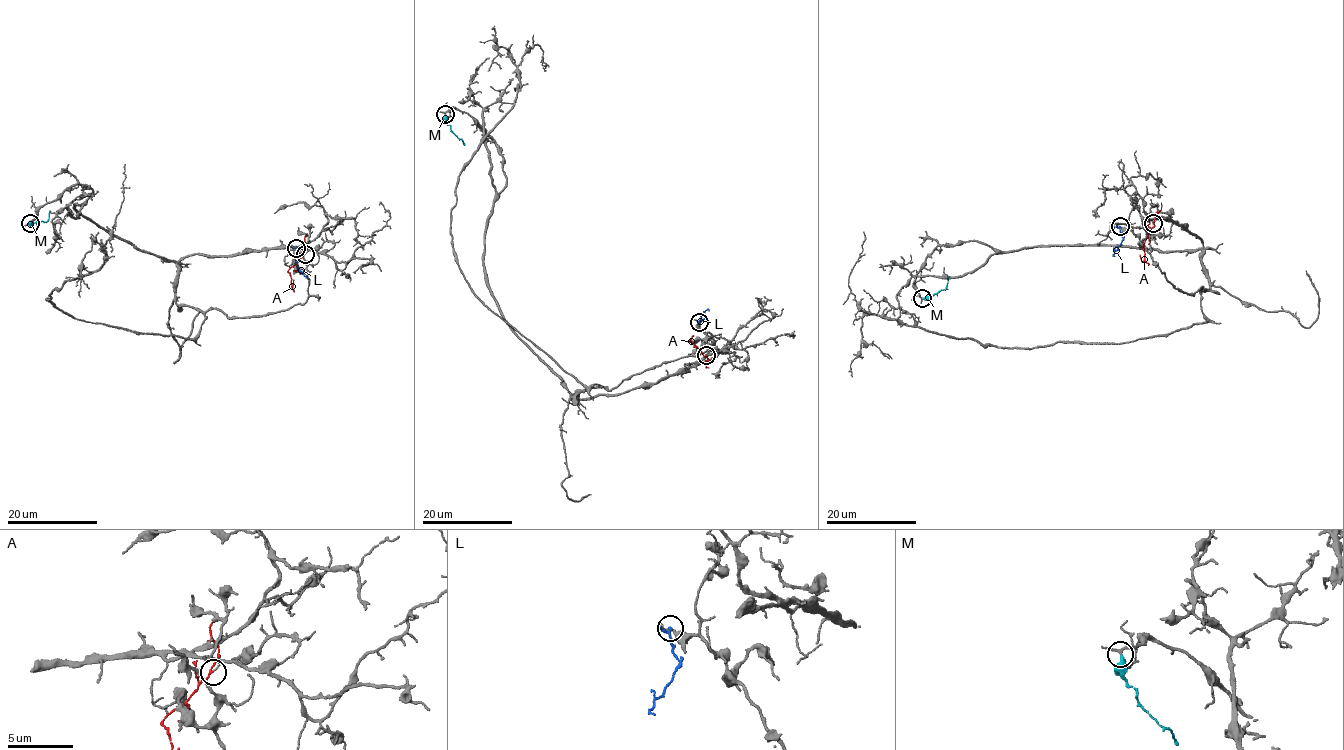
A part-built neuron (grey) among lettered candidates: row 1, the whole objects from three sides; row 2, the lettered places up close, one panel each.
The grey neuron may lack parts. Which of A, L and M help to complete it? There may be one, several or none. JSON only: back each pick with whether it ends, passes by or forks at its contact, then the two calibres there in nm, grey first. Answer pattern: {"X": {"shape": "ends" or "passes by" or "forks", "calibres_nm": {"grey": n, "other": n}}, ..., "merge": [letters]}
{"M": {"shape": "ends", "calibres_nm": {"grey": 190, "other": 420}}, "merge": ["M"]}

